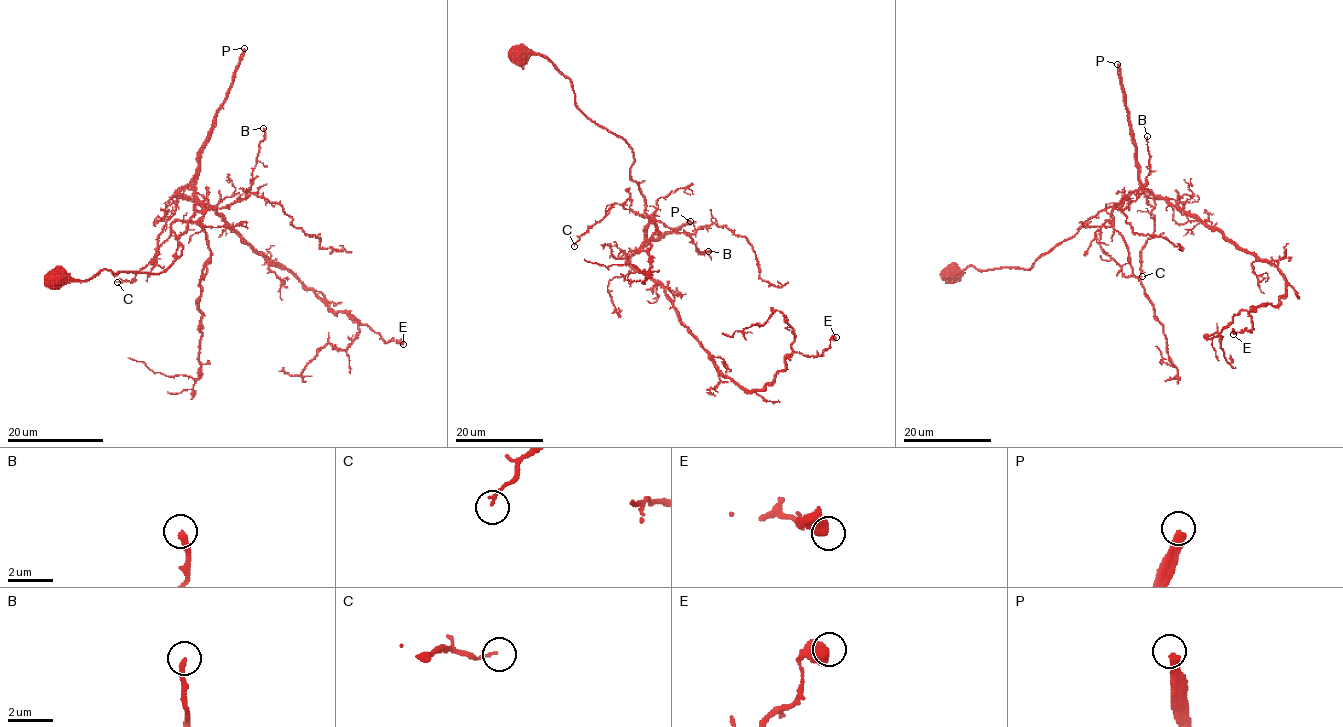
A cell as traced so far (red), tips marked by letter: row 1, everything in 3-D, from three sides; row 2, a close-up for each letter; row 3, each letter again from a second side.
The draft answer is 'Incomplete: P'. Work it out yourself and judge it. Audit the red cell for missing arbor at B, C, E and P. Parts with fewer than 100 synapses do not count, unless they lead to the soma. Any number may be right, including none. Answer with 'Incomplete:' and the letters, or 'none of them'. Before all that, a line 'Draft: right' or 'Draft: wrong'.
Draft: right
Incomplete: P

